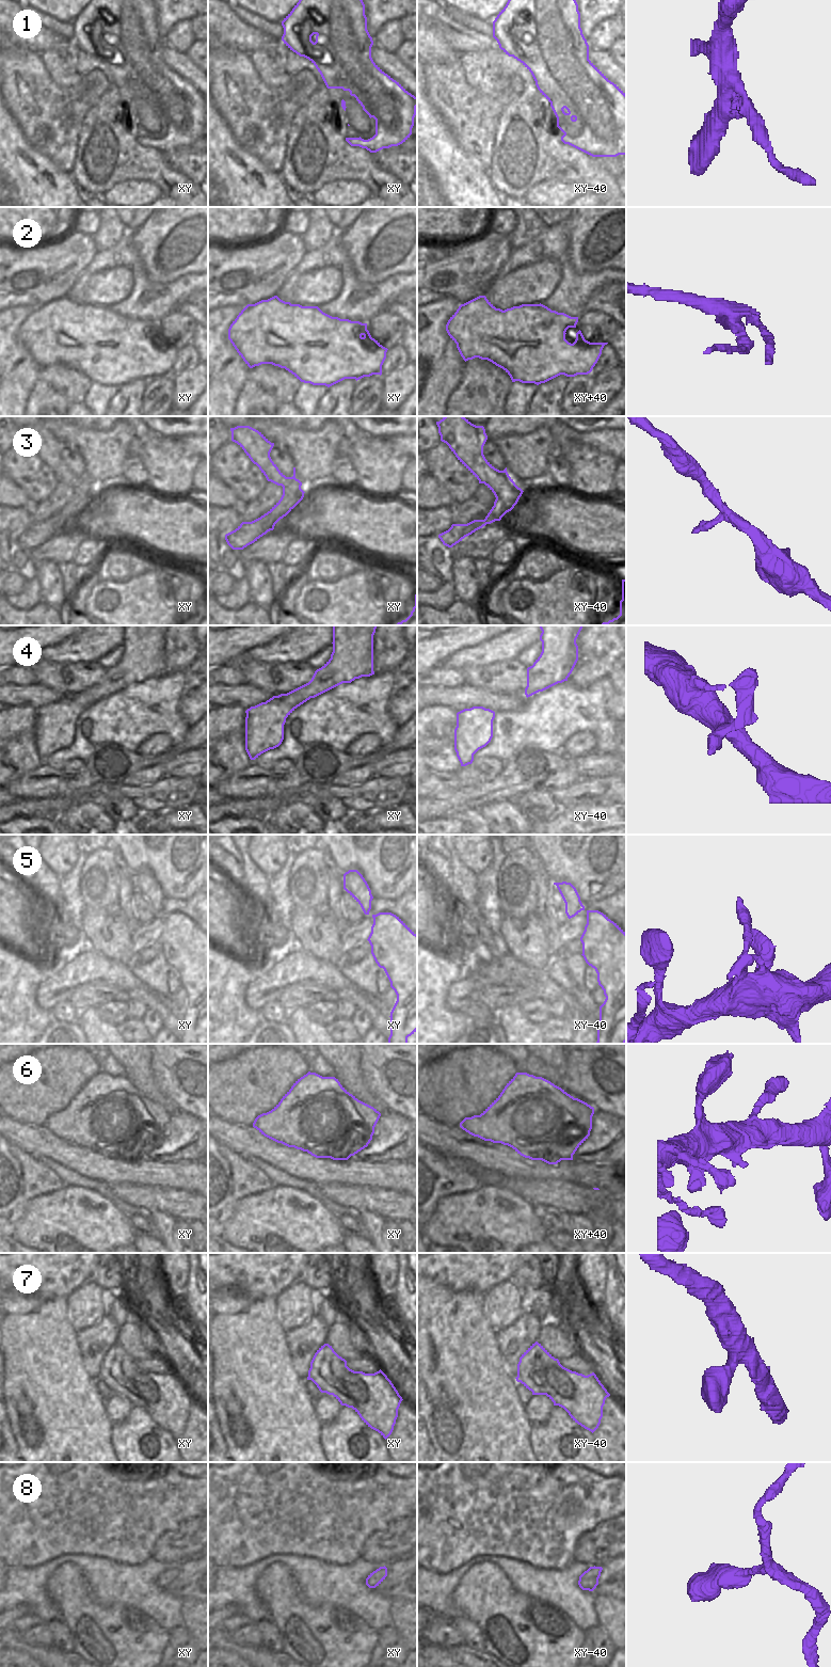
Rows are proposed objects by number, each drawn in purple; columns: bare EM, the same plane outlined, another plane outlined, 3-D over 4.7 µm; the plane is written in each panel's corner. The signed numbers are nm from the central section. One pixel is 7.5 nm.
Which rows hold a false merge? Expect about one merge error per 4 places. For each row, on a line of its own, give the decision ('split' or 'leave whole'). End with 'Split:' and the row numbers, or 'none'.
1: leave whole
2: leave whole
3: leave whole
4: leave whole
5: leave whole
6: leave whole
7: leave whole
8: leave whole
Split: none

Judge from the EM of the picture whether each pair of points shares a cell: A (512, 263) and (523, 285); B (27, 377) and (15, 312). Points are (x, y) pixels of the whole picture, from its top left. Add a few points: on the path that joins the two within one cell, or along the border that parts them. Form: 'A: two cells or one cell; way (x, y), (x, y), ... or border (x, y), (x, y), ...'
A: two cells; border (540, 262), (517, 267), (504, 275), (497, 275)
B: one cell; way (11, 362), (11, 329)

